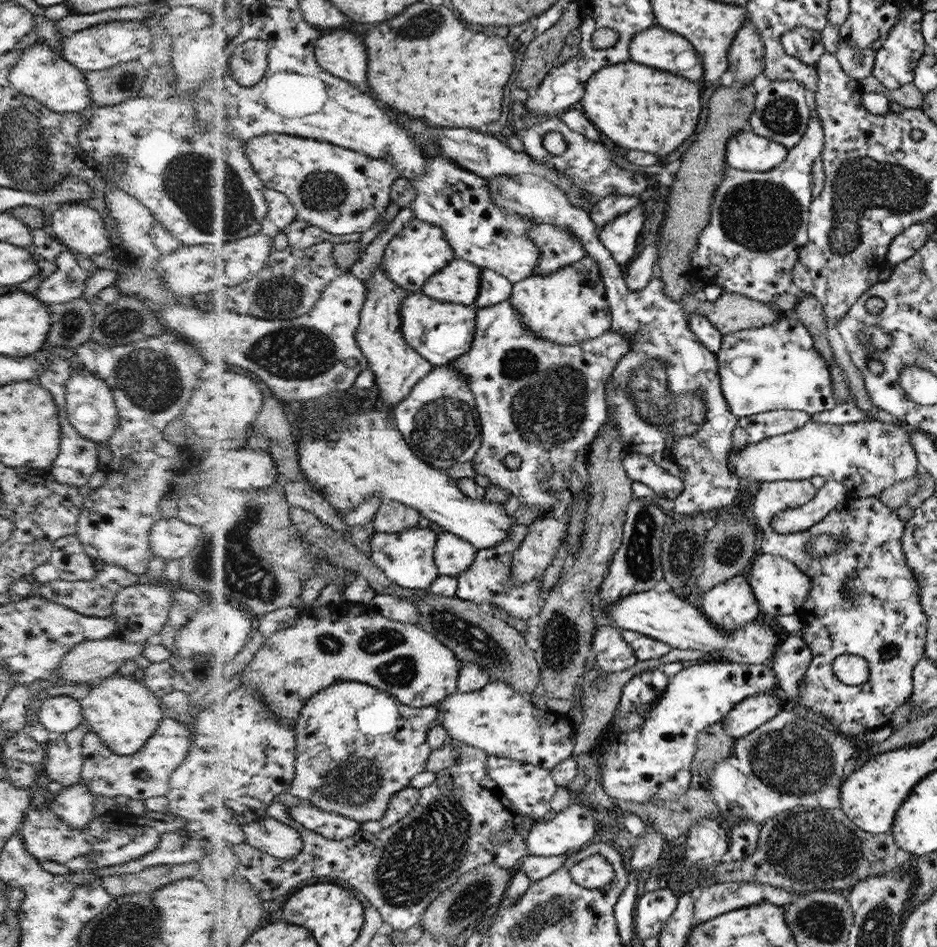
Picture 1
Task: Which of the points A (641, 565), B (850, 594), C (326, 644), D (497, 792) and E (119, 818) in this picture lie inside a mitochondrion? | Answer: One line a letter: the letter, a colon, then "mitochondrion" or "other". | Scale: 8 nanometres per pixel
A: mitochondrion
B: mitochondrion
C: mitochondrion
D: other
E: other

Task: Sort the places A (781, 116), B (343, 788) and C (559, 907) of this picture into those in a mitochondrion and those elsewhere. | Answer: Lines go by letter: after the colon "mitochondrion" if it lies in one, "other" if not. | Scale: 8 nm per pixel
A: mitochondrion
B: mitochondrion
C: mitochondrion

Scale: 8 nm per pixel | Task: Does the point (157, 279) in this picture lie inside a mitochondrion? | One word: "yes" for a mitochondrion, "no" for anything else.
no

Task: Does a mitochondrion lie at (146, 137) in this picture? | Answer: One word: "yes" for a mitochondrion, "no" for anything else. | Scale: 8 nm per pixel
no

